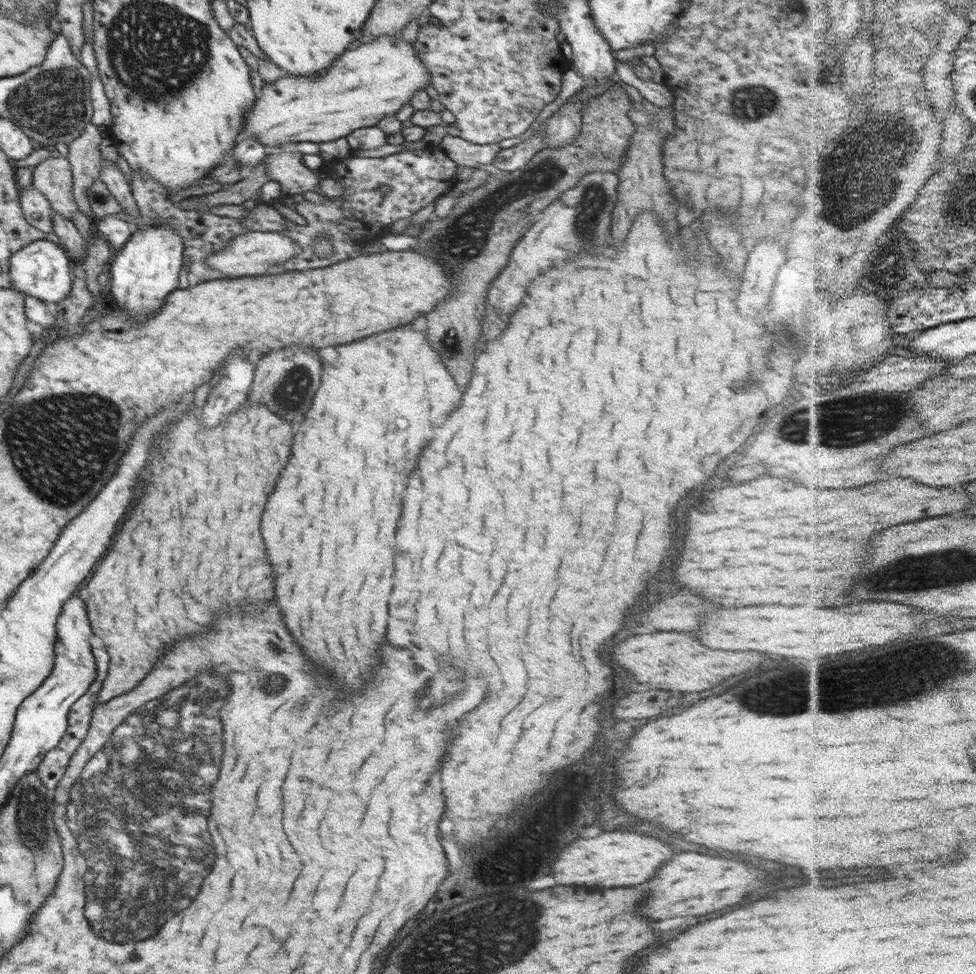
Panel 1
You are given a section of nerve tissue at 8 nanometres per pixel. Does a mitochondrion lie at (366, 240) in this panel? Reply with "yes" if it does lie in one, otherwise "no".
no

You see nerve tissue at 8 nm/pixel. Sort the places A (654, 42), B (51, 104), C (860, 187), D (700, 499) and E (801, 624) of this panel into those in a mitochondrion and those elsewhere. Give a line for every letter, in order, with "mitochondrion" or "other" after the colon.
A: other
B: mitochondrion
C: mitochondrion
D: other
E: other

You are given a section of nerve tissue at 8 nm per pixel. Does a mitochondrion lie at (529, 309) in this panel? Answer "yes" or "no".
no

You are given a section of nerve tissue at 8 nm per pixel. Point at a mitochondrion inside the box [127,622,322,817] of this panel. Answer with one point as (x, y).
(272, 686)

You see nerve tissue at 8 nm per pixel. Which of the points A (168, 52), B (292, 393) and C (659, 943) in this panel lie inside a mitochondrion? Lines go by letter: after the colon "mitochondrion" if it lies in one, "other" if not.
A: mitochondrion
B: mitochondrion
C: other

